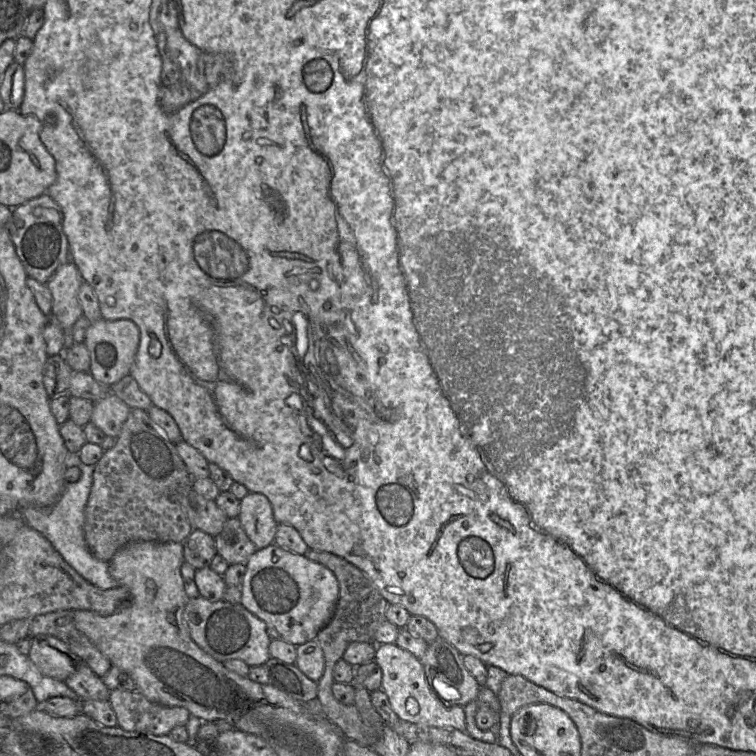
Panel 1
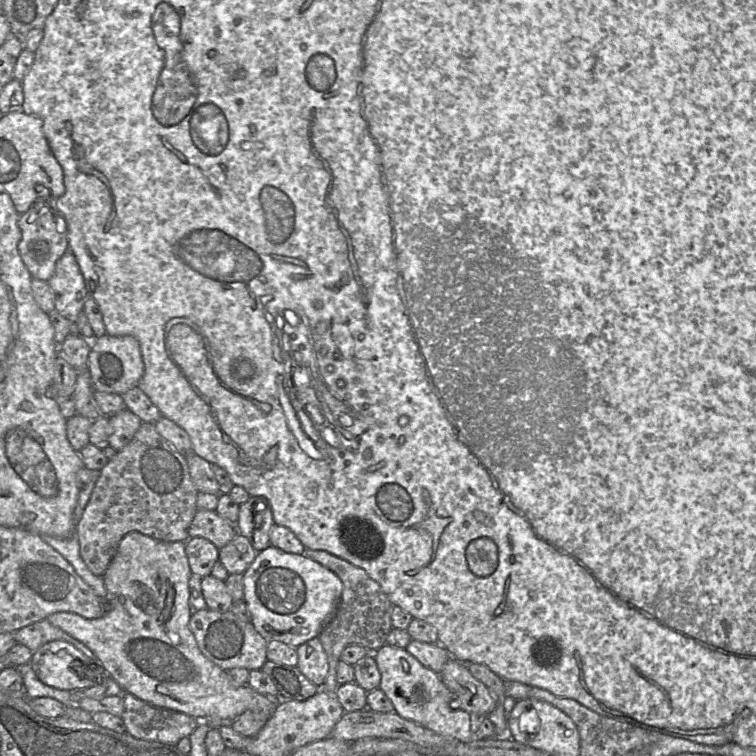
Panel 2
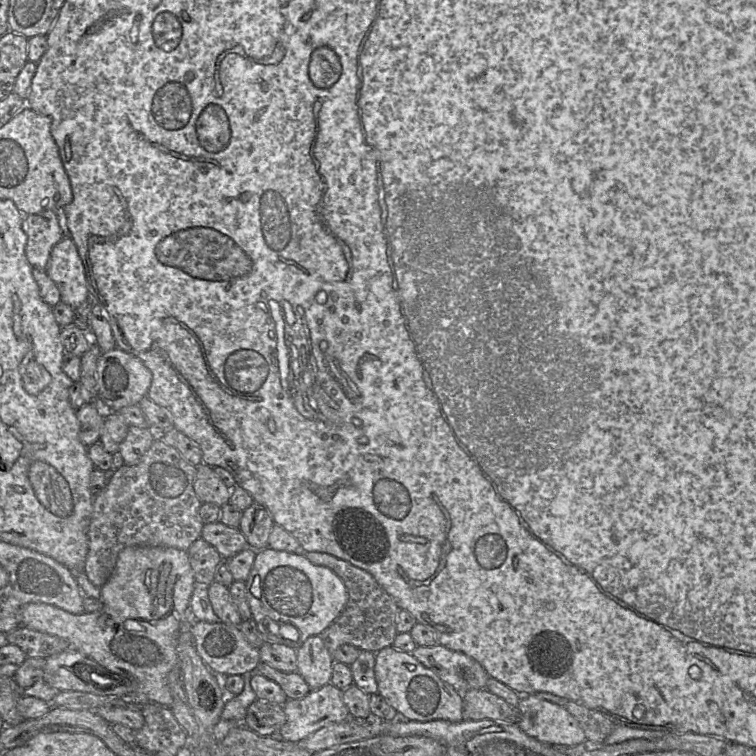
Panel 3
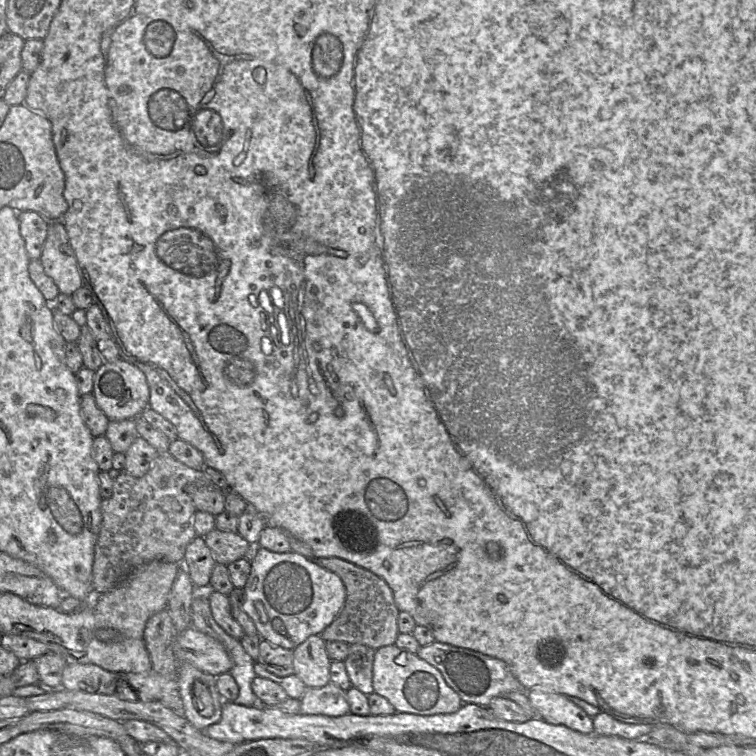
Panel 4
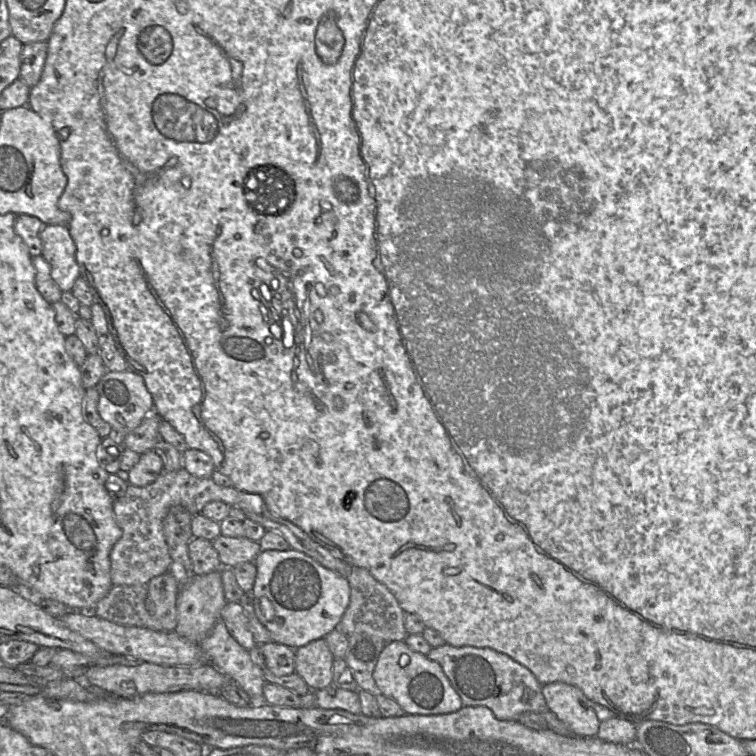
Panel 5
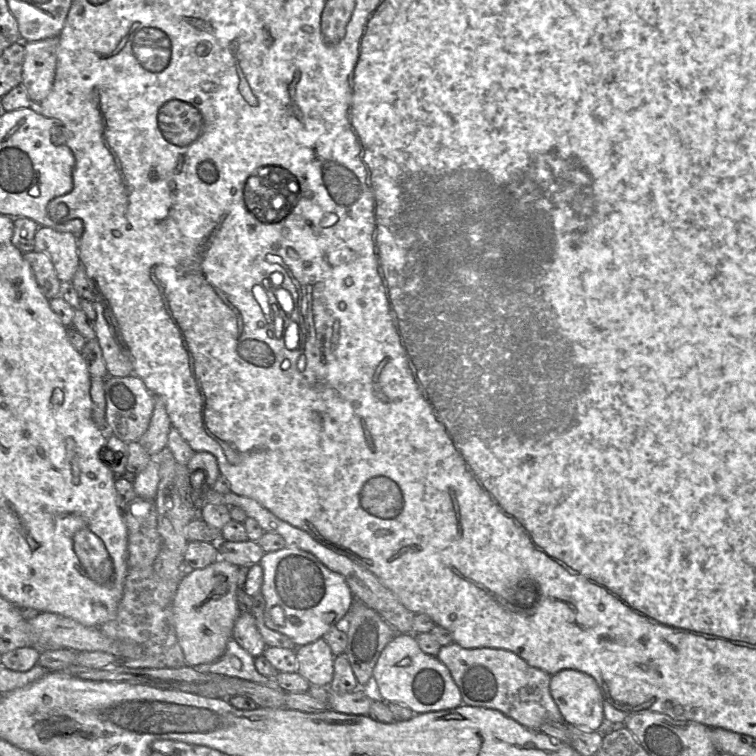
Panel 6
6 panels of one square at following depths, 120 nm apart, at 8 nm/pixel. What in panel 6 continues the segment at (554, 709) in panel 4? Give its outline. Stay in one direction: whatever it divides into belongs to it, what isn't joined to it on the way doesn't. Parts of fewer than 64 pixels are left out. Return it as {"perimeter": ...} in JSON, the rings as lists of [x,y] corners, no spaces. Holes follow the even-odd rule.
{"perimeter":[[[572,669],[559,671],[551,677],[550,693],[565,724],[601,731],[605,698],[592,676]]]}

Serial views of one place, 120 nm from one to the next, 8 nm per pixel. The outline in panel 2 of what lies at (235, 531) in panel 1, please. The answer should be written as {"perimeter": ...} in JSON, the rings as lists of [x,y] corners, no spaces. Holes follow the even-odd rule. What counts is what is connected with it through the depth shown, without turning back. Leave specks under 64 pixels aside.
{"perimeter":[[[237,533],[224,547],[219,549],[219,561],[229,574],[244,574],[256,557],[257,551],[249,540]]]}

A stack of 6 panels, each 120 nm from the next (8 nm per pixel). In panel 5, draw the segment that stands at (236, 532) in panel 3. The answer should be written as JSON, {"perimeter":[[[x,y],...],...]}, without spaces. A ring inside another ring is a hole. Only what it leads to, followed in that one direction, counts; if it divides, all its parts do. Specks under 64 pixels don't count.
{"perimeter":[[[220,534],[212,541],[223,567],[233,568],[244,562],[253,562],[261,552],[259,541],[247,537],[228,537]]]}

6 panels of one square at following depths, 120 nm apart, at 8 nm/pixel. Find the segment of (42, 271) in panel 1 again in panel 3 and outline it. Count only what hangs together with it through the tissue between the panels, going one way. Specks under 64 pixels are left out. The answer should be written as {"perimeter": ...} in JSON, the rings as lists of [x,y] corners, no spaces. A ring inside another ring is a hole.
{"perimeter":[[[46,209],[24,215],[21,227],[27,235],[25,253],[29,264],[46,270],[52,247],[64,236],[61,213]]]}

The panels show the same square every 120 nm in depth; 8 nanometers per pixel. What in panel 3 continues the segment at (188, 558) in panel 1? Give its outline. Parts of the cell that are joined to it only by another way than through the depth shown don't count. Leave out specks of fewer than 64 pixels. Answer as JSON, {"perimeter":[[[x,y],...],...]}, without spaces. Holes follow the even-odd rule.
{"perimeter":[[[201,537],[187,549],[187,555],[196,583],[209,585],[214,582],[217,567],[224,561],[218,551]]]}

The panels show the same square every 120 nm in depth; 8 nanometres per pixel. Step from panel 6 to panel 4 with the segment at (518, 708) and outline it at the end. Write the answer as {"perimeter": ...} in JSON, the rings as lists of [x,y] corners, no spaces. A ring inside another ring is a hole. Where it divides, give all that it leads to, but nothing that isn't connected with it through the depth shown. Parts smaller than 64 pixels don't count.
{"perimeter":[[[435,641],[421,646],[417,655],[439,670],[447,685],[459,695],[463,704],[488,707],[496,697],[505,697],[509,692],[525,691],[504,661],[478,651]]]}

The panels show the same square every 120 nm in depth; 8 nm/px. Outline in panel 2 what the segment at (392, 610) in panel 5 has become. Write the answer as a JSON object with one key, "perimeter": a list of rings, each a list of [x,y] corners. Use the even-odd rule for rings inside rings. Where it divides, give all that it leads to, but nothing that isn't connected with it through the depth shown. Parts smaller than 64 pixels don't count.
{"perimeter":[[[305,548],[302,555],[334,572],[340,578],[343,585],[336,612],[318,636],[326,653],[329,666],[325,682],[321,689],[335,693],[335,690],[339,686],[336,681],[336,667],[344,648],[349,645],[360,645],[365,647],[370,653],[373,653],[384,646],[387,636],[393,628],[391,614],[394,605],[379,584],[371,579],[362,568],[354,566],[322,550]]]}

